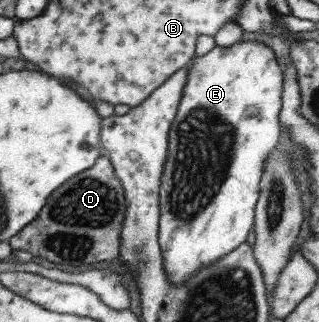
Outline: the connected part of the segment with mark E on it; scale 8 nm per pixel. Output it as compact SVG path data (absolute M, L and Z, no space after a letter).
M241 41L229 47L214 46L207 54L196 56L188 64L188 83L184 89L184 97L181 100L176 120L171 126L169 137L169 156L165 164L165 172L161 178L161 220L160 220L160 242L164 248L165 267L169 275L169 281L173 285L185 285L193 275L201 273L205 266L211 266L213 262L219 261L225 254L231 253L237 246L243 244L253 222L253 207L255 199L260 197L260 180L263 178L265 160L267 154L273 152L277 147L279 139L278 112L280 111L282 94L282 75L279 65L273 56L271 49L261 42Z

